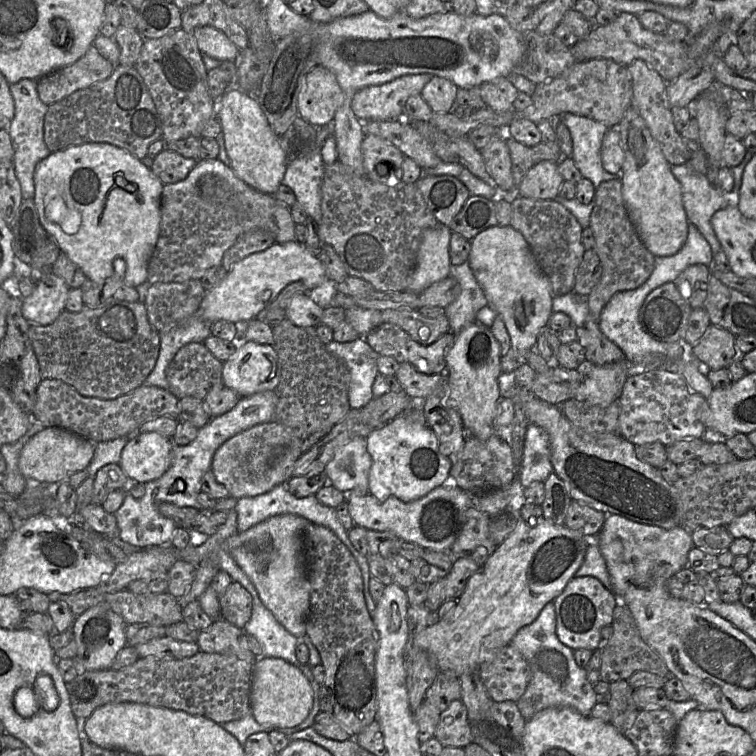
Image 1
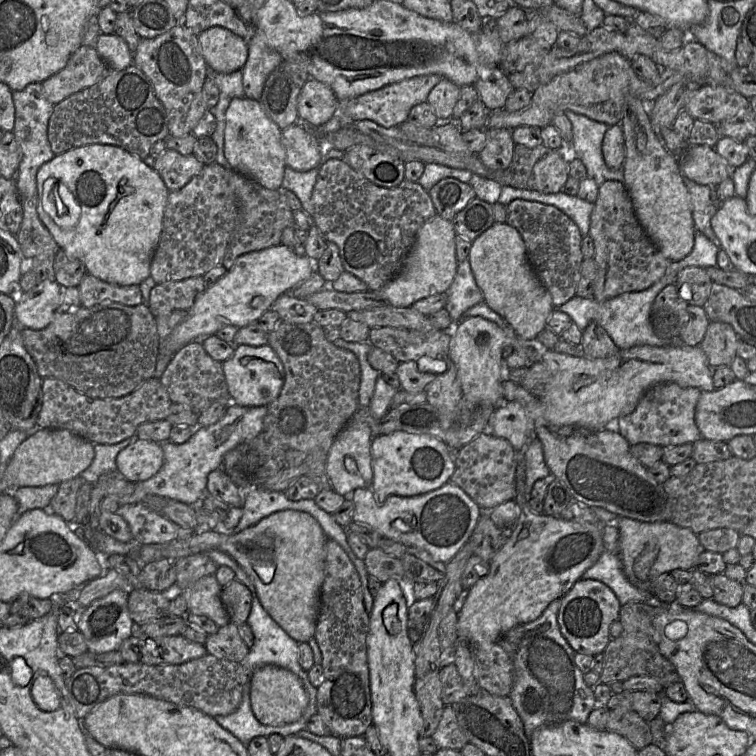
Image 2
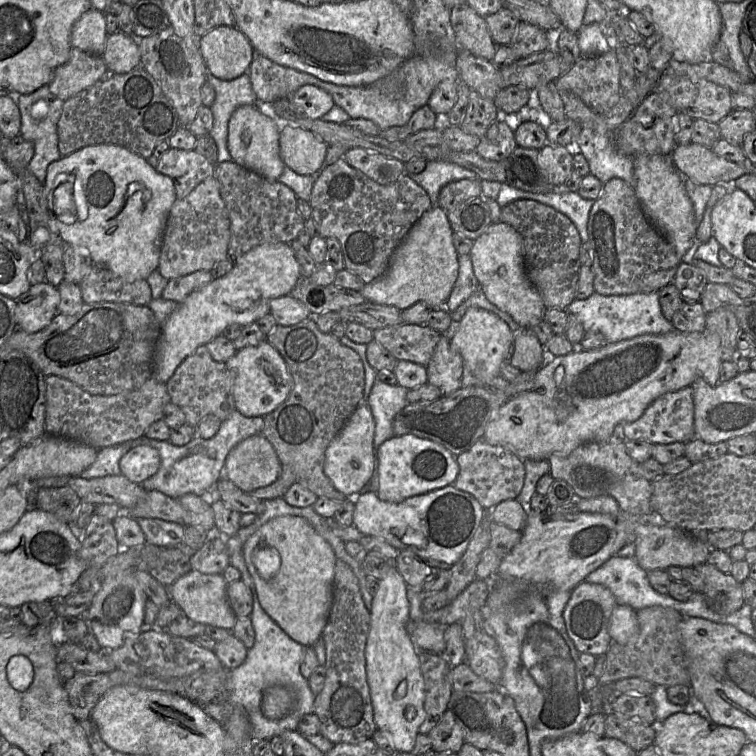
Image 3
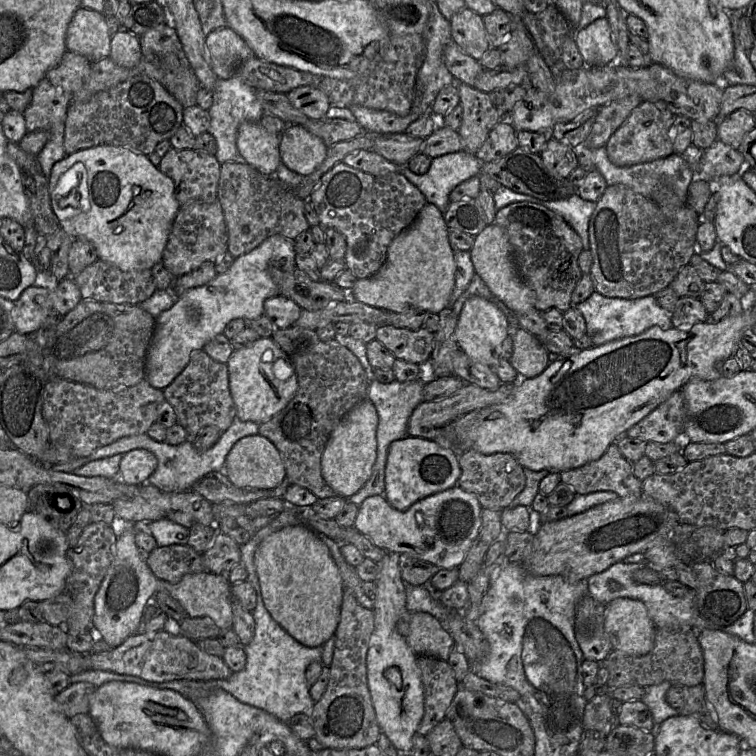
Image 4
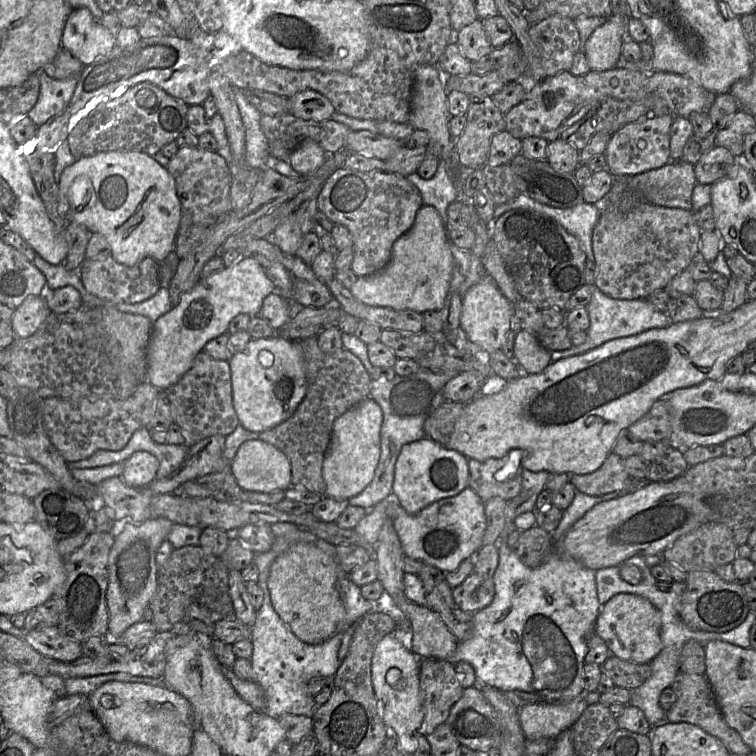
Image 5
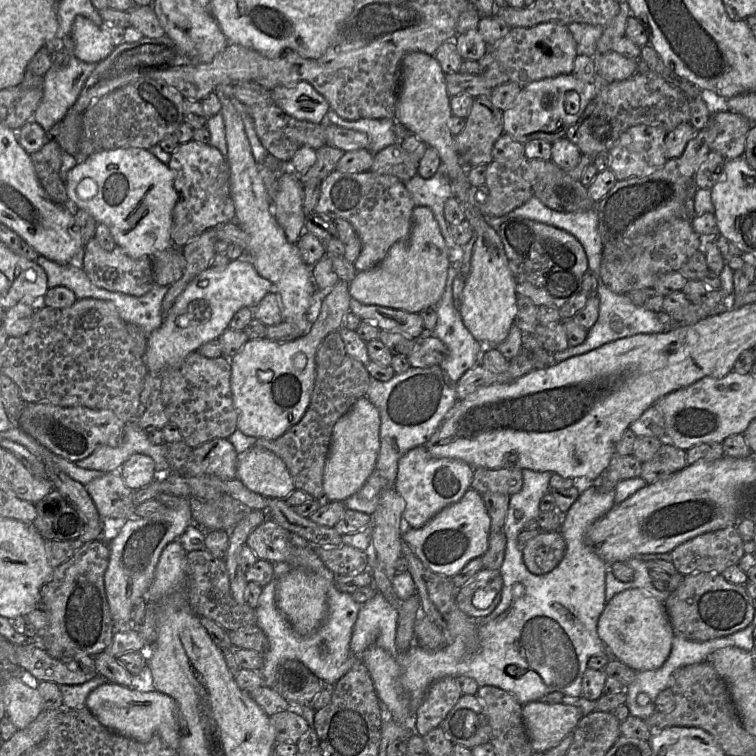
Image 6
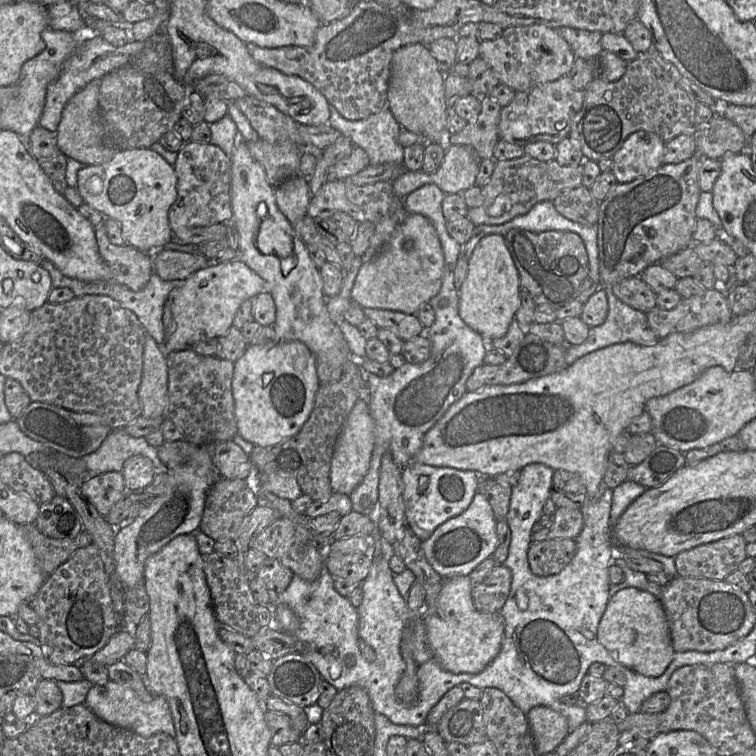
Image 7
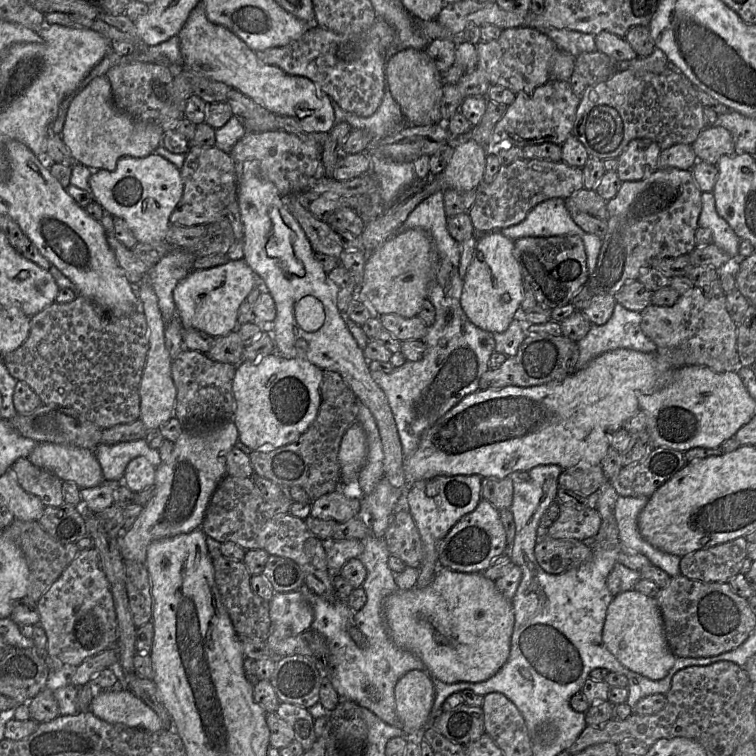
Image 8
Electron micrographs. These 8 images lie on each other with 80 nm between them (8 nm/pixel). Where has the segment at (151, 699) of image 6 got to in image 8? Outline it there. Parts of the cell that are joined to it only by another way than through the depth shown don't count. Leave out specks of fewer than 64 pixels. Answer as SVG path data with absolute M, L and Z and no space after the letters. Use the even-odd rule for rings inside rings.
M127 688L97 689L89 711L111 724L122 724L146 732L163 729L154 710Z

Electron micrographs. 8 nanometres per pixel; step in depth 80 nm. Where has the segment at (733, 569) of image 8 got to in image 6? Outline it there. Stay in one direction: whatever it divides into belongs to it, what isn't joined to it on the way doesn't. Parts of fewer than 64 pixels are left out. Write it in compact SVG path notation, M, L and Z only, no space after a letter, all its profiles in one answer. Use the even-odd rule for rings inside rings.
M735 526L698 535L670 553L677 572L684 576L722 574L726 568L738 565L744 554L744 541Z

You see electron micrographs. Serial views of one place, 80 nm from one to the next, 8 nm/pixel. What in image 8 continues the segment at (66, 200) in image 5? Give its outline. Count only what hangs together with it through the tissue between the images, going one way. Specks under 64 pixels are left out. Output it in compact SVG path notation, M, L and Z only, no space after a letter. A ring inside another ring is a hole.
M157 153L146 157L122 157L116 169L99 169L89 178L92 199L97 201L113 217L123 219L140 243L165 241L169 217L179 203L183 184L180 170Z

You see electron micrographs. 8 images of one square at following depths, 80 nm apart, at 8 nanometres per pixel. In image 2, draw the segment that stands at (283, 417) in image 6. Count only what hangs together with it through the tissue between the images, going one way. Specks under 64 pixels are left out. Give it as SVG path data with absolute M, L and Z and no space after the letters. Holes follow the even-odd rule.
M269 344L235 346L233 356L222 364L231 403L245 407L268 406L279 396L284 385L283 364Z

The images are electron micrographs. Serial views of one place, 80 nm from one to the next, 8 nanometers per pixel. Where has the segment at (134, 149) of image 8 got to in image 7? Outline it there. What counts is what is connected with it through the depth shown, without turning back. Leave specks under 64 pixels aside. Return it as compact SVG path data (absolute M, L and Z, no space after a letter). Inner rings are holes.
M95 79L69 100L64 107L62 118L56 131L57 144L60 151L67 157L73 158L86 165L100 165L107 163L113 158L117 151L120 151L105 146L103 143L104 129L99 116L100 85L101 79Z

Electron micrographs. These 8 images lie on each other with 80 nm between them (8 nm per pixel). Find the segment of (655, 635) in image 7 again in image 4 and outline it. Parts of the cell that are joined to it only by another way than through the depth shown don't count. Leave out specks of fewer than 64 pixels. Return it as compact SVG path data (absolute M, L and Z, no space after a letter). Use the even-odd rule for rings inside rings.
M616 598L606 605L604 630L614 650L643 656L654 647L656 627L645 604L630 598Z

